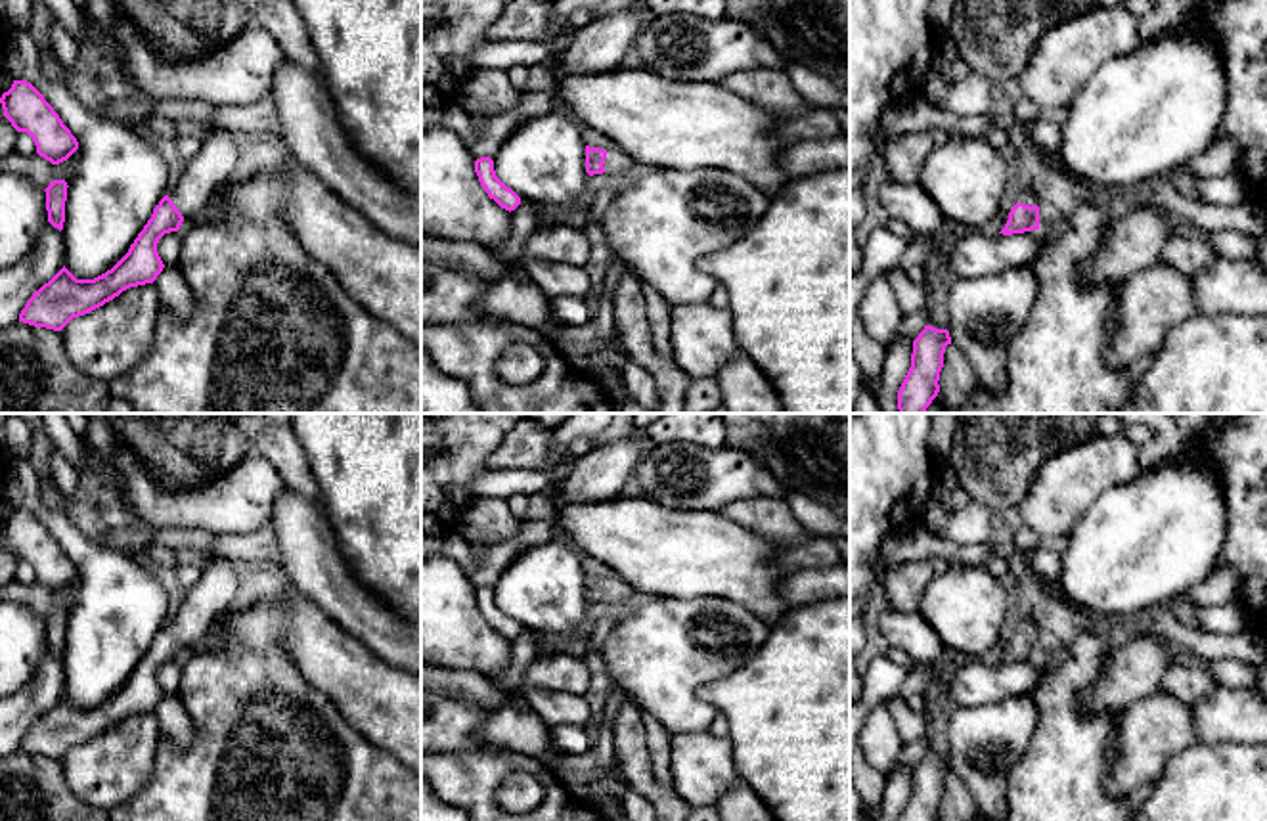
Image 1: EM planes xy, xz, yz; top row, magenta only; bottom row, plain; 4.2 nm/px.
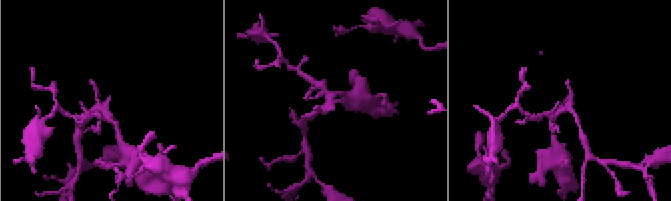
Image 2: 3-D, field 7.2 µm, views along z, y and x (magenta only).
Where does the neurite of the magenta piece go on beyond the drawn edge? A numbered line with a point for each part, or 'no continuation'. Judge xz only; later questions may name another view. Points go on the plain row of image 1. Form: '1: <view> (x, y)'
1: xz (617, 592)

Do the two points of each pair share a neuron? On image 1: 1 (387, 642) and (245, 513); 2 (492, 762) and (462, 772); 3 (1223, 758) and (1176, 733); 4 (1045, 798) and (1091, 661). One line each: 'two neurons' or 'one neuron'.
1: two neurons
2: one neuron
3: two neurons
4: one neuron

